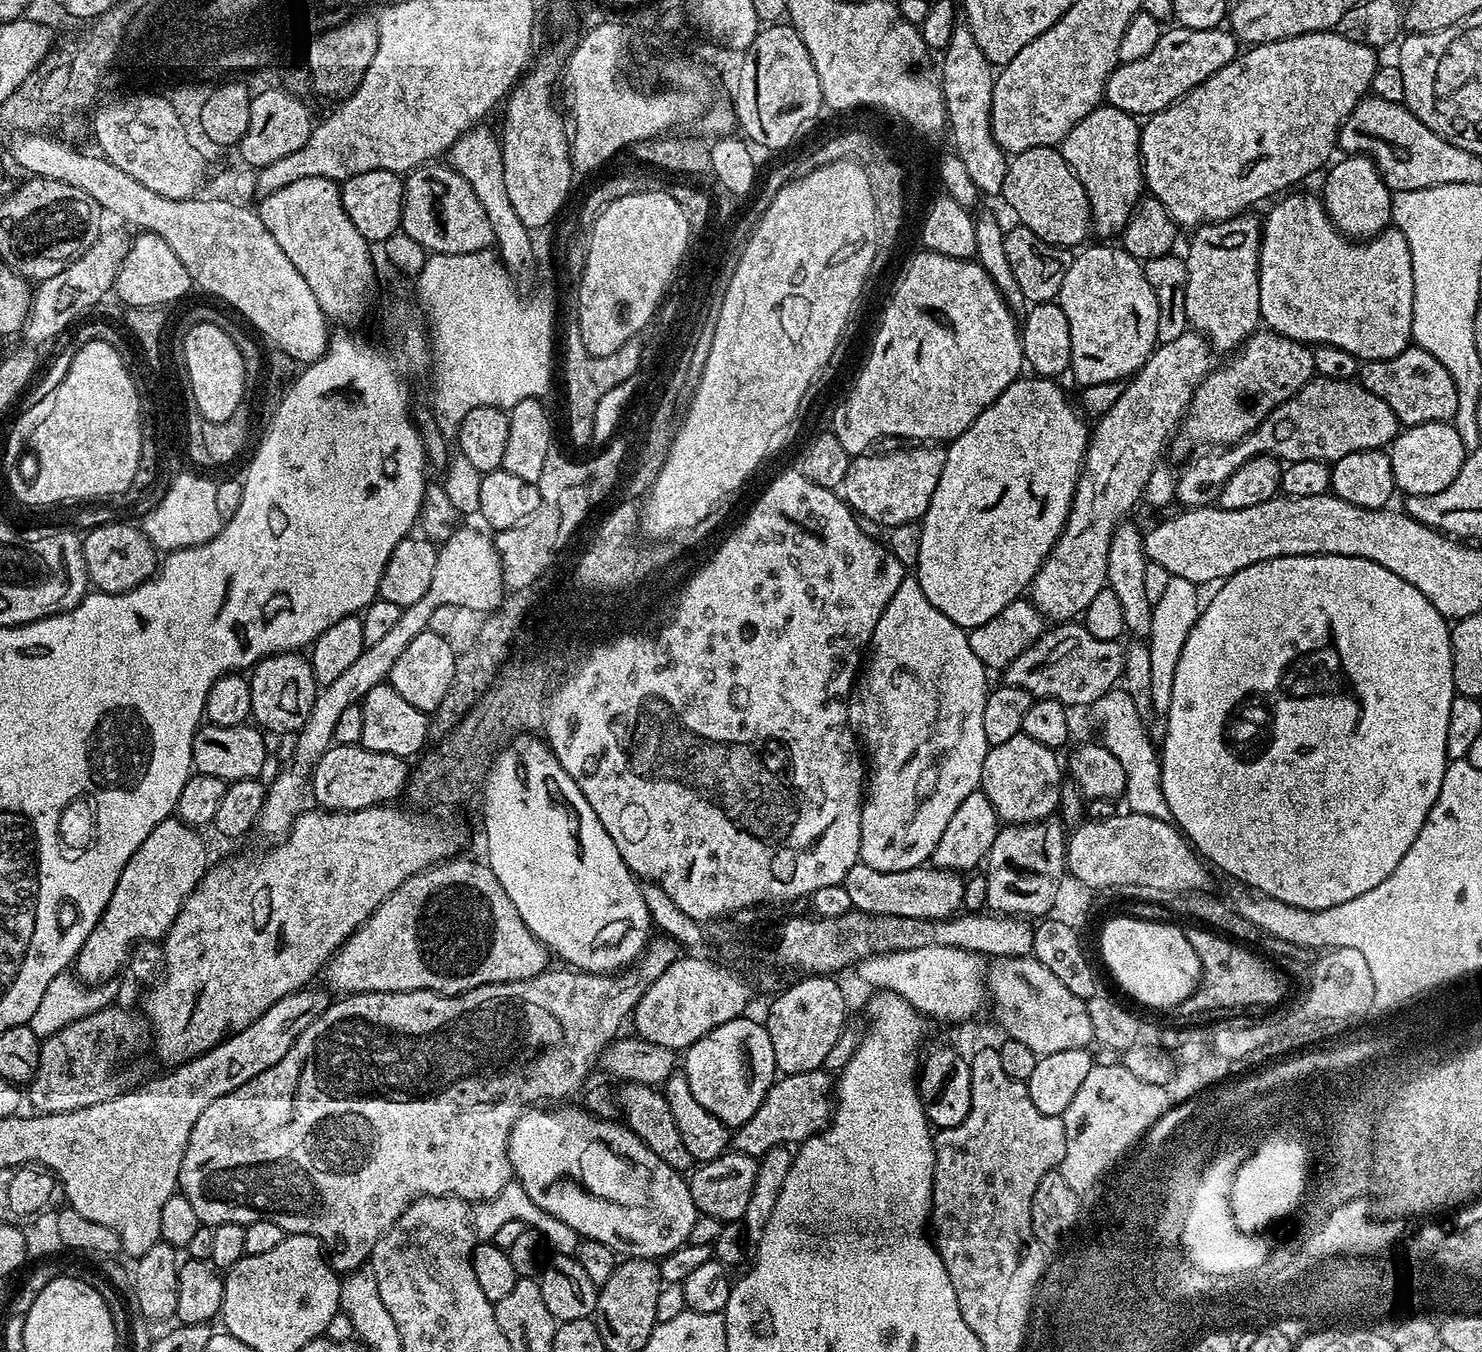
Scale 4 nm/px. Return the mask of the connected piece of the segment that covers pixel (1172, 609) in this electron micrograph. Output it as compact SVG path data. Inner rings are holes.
M1172 576L1162 598L1152 605L1152 621L1147 636L1148 653L1150 654L1150 698L1153 709L1160 714L1167 713L1170 706L1170 690L1174 690L1174 670L1178 670L1178 654L1182 654L1182 646L1186 646L1186 638L1190 630L1194 630L1194 622L1200 617L1202 599L1197 585L1186 582L1186 578Z

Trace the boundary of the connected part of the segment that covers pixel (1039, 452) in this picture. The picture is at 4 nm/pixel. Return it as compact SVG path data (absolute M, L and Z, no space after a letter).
M1017 378L993 404L986 406L986 410L982 410L978 414L978 418L974 418L972 425L958 439L947 445L946 462L942 466L942 478L938 478L934 498L930 498L930 506L919 521L922 530L922 546L918 550L914 579L922 586L922 594L926 594L926 602L930 602L930 606L942 610L942 614L946 614L946 618L950 618L950 622L954 622L965 630L971 630L990 622L990 618L997 616L1006 605L1018 599L1023 593L1020 592L1023 588L1025 591L1031 585L1032 579L1036 577L1036 571L1044 565L1044 559L1052 553L1056 540L1068 522L1072 499L1076 493L1076 483L1080 477L1080 469L1084 466L1084 453L1088 451L1089 425L1084 425L1083 418L1072 409L1067 394L1056 385L1059 383L1052 378L1024 379Z

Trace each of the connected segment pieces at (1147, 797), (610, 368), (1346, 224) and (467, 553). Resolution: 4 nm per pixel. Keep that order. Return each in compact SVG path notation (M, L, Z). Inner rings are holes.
M1123 687L1111 688L1102 698L1091 704L1091 711L1100 715L1100 736L1104 748L1122 762L1122 770L1126 770L1126 786L1122 797L1127 811L1134 814L1146 814L1150 818L1171 821L1172 815L1166 806L1166 798L1162 794L1160 785L1160 761L1158 748L1148 737L1148 728L1145 717L1138 714L1138 706L1134 706L1134 698L1125 692Z
M572 322L568 328L568 345L564 348L564 400L568 403L568 432L572 435L572 444L579 446L589 437L594 424L593 408L600 398L600 393L608 391L616 381L625 382L629 372L636 366L640 345L635 336L629 338L614 354L595 356L582 346L579 323Z
M1348 154L1340 159L1344 160L1337 159L1327 169L1328 176L1326 172L1326 179L1322 184L1324 208L1336 229L1345 236L1357 242L1371 240L1389 227L1394 193L1386 187L1380 171L1369 157L1363 154Z
M457 527L455 534L439 545L430 589L432 600L456 600L456 609L469 607L492 614L503 607L506 597L504 567L493 537L483 536L472 528Z

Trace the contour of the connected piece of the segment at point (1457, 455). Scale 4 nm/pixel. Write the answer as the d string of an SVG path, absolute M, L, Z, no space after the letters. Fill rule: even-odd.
M1435 420L1429 424L1413 424L1405 427L1390 444L1392 457L1392 483L1397 489L1404 491L1405 497L1429 496L1438 494L1458 478L1458 470L1462 470L1466 449L1462 438L1458 434L1455 423Z

